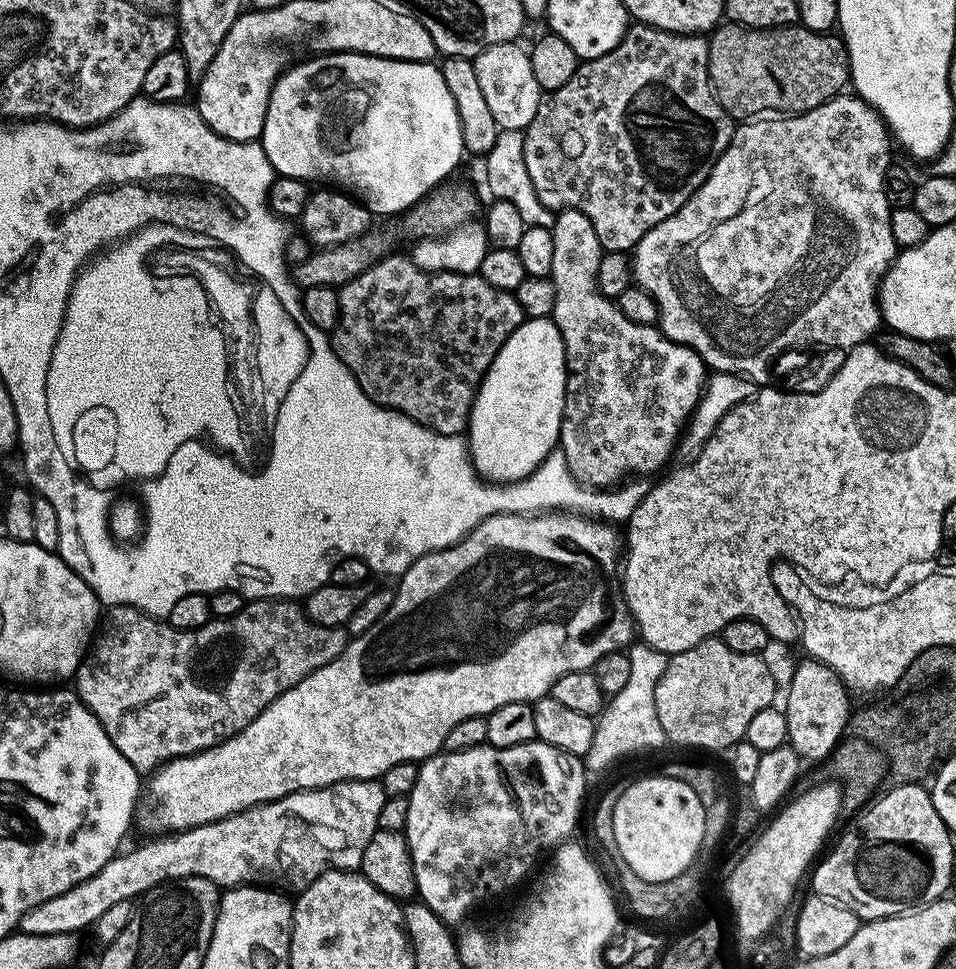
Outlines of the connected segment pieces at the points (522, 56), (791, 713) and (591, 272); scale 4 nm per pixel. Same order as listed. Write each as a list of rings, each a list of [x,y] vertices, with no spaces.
[[[519,43],[495,44],[483,48],[472,60],[474,74],[478,74],[478,83],[482,95],[486,97],[486,106],[490,106],[490,114],[494,114],[494,122],[499,129],[525,129],[528,123],[538,114],[538,106],[542,99],[542,89],[538,86],[538,78],[534,78],[534,66],[530,66],[530,58]]]
[[[811,658],[797,663],[788,698],[784,701],[784,713],[790,746],[801,759],[812,760],[810,762],[814,764],[823,762],[837,747],[852,718],[848,695],[847,685],[826,665]]]
[[[568,208],[565,212],[555,213],[555,224],[553,224],[551,229],[552,237],[554,238],[554,266],[552,267],[550,279],[556,291],[556,297],[554,298],[550,319],[558,326],[558,330],[562,334],[564,361],[568,367],[568,381],[564,391],[564,421],[560,427],[558,448],[559,451],[564,453],[566,466],[572,471],[574,479],[579,480],[581,484],[593,490],[608,490],[613,486],[619,485],[625,478],[631,477],[628,476],[631,472],[636,475],[633,477],[644,478],[647,472],[658,471],[671,458],[672,451],[675,450],[676,444],[678,448],[678,441],[681,439],[688,421],[691,420],[692,411],[695,410],[696,403],[700,400],[706,387],[706,365],[704,359],[695,350],[666,338],[659,327],[651,324],[630,322],[630,318],[626,318],[626,314],[622,314],[620,305],[615,299],[603,296],[600,293],[596,285],[596,275],[598,274],[602,249],[598,234],[594,230],[590,218],[586,218],[586,214],[582,214],[573,208]]]

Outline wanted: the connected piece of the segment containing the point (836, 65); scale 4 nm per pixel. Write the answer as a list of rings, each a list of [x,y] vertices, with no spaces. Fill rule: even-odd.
[[[724,22],[708,36],[708,77],[712,80],[712,88],[716,91],[718,102],[726,109],[729,116],[733,118],[739,118],[739,116],[744,116],[740,118],[756,118],[761,114],[795,114],[798,112],[808,112],[812,108],[817,108],[820,104],[825,104],[827,100],[833,100],[833,98],[841,95],[845,91],[846,85],[850,80],[850,69],[848,66],[848,52],[845,50],[843,39],[839,35],[815,32],[803,26],[744,28],[740,24]]]

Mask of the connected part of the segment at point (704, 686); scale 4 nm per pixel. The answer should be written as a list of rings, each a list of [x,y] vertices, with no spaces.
[[[709,638],[690,646],[690,650],[675,653],[669,659],[661,680],[654,690],[658,719],[662,722],[667,739],[673,744],[685,744],[688,748],[731,749],[744,739],[750,722],[758,710],[773,707],[776,697],[774,679],[766,668],[761,655],[738,654],[730,650],[719,638]]]

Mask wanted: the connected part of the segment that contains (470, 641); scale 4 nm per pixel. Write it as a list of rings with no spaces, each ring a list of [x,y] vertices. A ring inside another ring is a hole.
[[[553,510],[543,514],[497,514],[486,518],[481,522],[473,532],[468,532],[456,544],[452,544],[449,548],[443,548],[437,552],[427,552],[422,558],[418,558],[408,569],[404,571],[403,576],[399,577],[398,583],[395,585],[392,601],[386,610],[386,614],[382,614],[382,618],[378,618],[378,622],[374,622],[374,626],[370,626],[370,630],[366,630],[360,636],[353,636],[349,639],[347,646],[342,650],[342,654],[334,662],[330,662],[326,666],[322,666],[317,672],[311,672],[306,678],[302,678],[302,682],[298,682],[290,690],[286,690],[281,696],[270,705],[264,708],[258,714],[258,718],[254,718],[254,722],[250,722],[250,726],[246,726],[238,734],[234,734],[230,739],[223,740],[221,744],[216,744],[213,748],[208,748],[204,752],[196,752],[193,756],[183,756],[177,760],[170,760],[167,764],[160,765],[155,772],[151,773],[146,780],[146,791],[142,796],[142,803],[138,808],[138,828],[144,832],[152,832],[148,834],[168,834],[173,832],[185,832],[188,828],[197,828],[203,824],[212,824],[215,820],[225,820],[228,816],[233,816],[239,812],[243,812],[245,808],[257,808],[260,804],[268,804],[271,800],[281,800],[283,796],[289,796],[295,792],[301,792],[303,788],[325,788],[331,784],[341,784],[343,780],[375,780],[383,776],[386,770],[390,770],[390,766],[398,766],[398,762],[423,762],[430,756],[435,756],[441,751],[446,742],[446,734],[450,734],[450,730],[454,730],[454,726],[458,726],[458,722],[462,722],[462,718],[470,718],[471,716],[487,717],[488,713],[498,710],[498,706],[506,706],[506,702],[522,702],[523,704],[535,702],[541,696],[547,696],[551,693],[554,682],[558,682],[558,678],[562,678],[562,674],[570,674],[571,672],[586,672],[595,669],[598,663],[606,654],[611,652],[619,652],[627,649],[634,640],[634,621],[631,612],[627,607],[619,606],[620,608],[608,608],[608,604],[603,600],[604,592],[600,589],[600,576],[604,576],[612,567],[617,567],[618,561],[622,556],[622,536],[615,532],[611,523],[605,522],[599,518],[589,518],[579,514],[573,514],[563,510]]]

